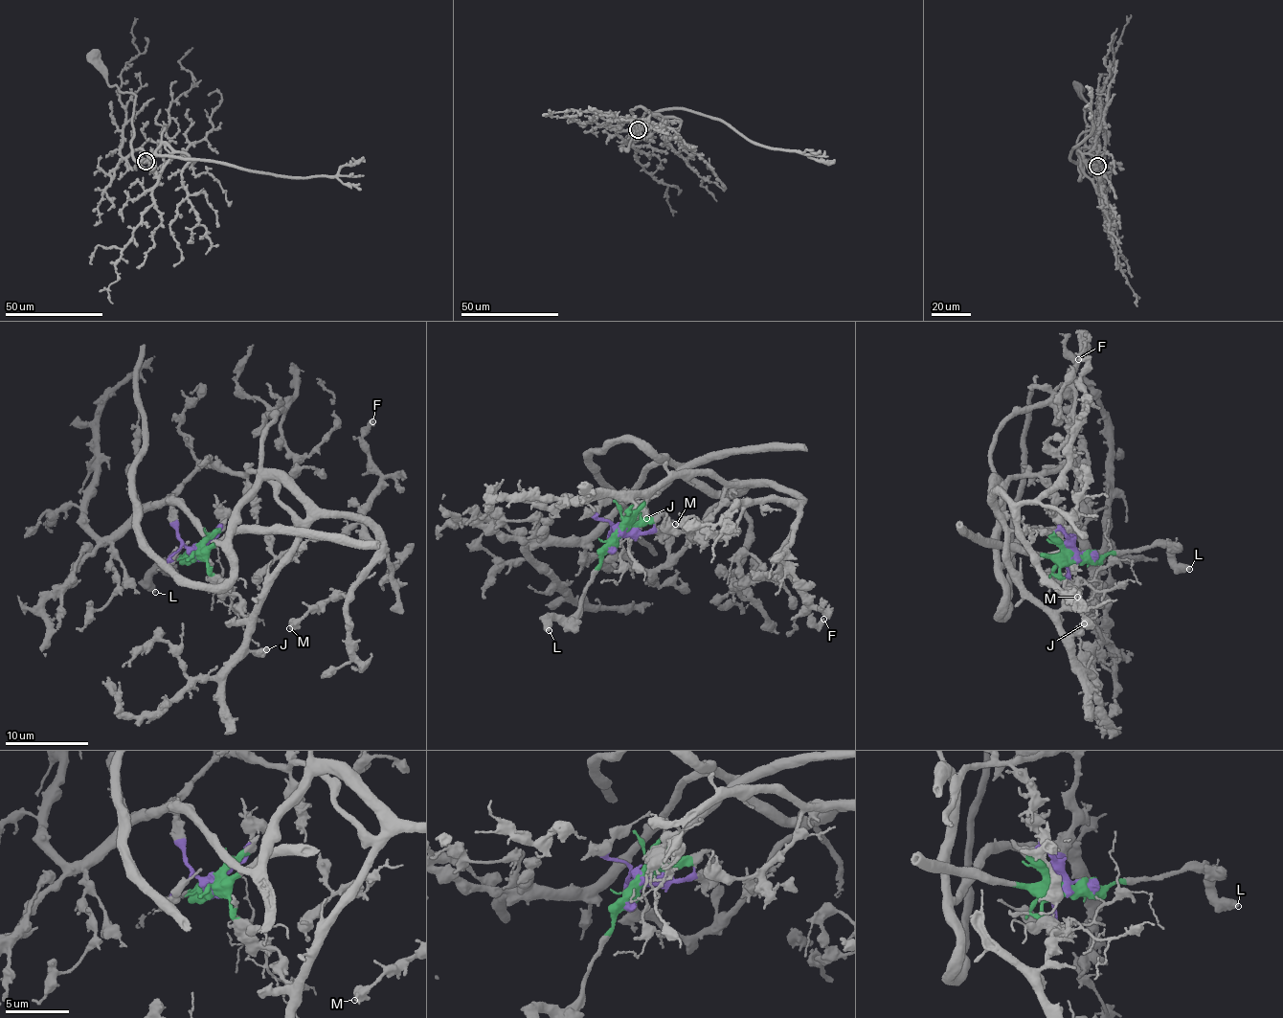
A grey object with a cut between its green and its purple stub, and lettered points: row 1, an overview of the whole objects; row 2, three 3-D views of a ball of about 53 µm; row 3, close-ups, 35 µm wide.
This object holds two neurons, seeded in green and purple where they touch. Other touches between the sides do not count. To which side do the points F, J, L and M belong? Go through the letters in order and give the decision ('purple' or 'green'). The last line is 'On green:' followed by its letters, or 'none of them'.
F: purple
J: purple
L: green
M: purple
On green: L

